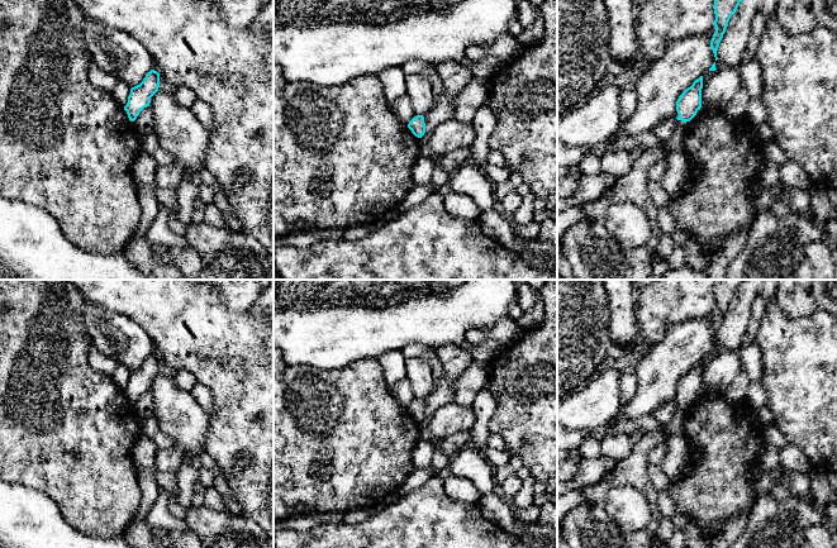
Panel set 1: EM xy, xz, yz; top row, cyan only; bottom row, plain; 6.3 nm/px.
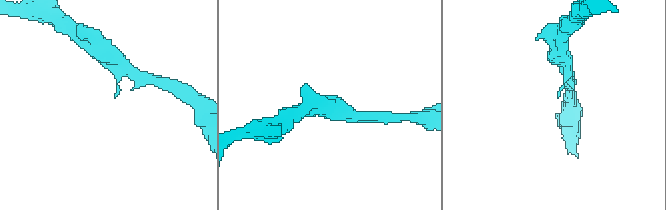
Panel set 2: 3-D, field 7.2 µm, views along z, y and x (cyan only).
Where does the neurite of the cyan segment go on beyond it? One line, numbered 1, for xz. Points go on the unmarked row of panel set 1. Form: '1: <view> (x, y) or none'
1: none

